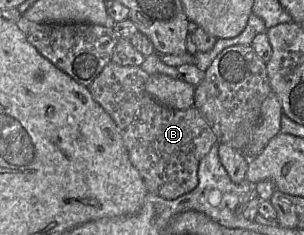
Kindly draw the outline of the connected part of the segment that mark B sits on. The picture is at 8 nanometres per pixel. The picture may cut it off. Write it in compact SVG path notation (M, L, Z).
M110 61L87 88L119 128L147 190L171 200L198 185L199 163L218 138L195 106L178 110L157 102L146 90L149 76L140 66L120 66Z

